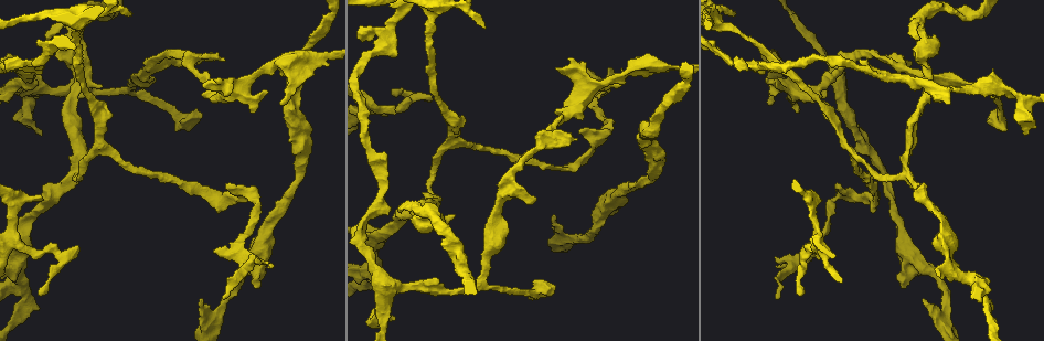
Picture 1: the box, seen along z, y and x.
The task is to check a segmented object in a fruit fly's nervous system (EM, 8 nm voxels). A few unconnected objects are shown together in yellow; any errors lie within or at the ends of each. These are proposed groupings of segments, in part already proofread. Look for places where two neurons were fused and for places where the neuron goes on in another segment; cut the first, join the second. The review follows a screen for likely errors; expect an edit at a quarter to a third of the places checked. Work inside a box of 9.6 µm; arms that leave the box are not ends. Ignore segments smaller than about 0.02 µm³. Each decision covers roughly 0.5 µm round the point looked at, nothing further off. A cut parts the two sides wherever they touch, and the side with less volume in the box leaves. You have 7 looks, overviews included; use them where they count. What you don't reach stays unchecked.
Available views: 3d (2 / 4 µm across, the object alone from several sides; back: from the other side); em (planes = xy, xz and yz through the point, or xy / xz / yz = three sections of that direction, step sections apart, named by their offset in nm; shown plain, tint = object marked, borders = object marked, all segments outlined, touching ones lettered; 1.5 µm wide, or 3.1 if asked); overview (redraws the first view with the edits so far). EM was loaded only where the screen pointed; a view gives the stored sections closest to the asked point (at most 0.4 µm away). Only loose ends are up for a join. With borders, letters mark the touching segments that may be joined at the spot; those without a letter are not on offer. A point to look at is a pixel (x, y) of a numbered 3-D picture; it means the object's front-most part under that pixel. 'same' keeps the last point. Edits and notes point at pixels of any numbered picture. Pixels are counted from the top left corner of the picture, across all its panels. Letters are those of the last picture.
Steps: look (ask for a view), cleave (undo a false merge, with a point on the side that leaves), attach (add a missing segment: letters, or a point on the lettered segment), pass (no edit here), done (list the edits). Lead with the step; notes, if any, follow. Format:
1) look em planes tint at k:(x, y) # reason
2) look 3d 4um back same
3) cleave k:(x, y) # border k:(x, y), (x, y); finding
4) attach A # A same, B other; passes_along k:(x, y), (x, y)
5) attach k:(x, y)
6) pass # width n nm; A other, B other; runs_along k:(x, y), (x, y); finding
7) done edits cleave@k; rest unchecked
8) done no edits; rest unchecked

look em planes borders at 1:(558, 67) # branch stops here

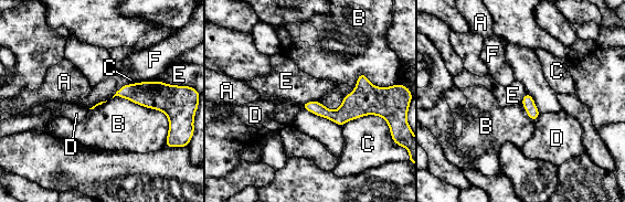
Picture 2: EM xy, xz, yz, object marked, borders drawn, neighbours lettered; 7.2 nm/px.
pass # A other, B other, C other, D other, E other, F other; border 2:(135, 82), (123, 85), (112, 97); no lettered segment goes on from it

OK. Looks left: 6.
look 3d 2um back at 1:(544, 136) # arms part here

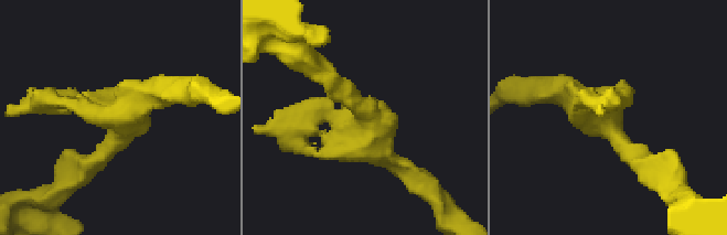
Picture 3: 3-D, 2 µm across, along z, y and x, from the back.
look em planes plain at 3:(119, 120) # need the tissue

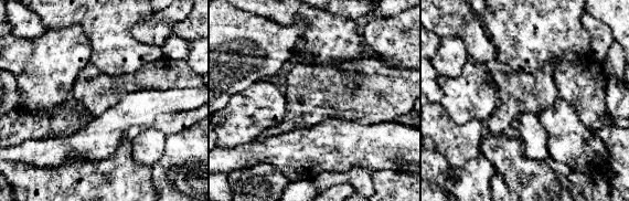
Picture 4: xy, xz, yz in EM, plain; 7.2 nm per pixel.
look em planes borders same

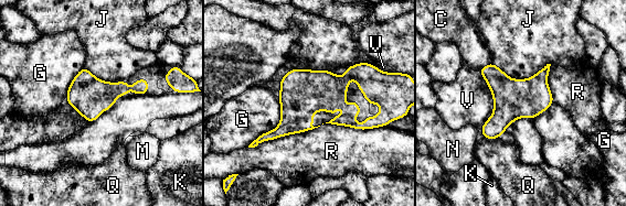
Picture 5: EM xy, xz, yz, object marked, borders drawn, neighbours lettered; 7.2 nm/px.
pass # C other, G other, J other, K other, M other, N other, Q other, R other, V other; runs_along 5:(373, 98), (348, 76), (260, 139); continuous, no second neuron

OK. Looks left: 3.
look 3d 4um back at 1:(395, 113) # an open end

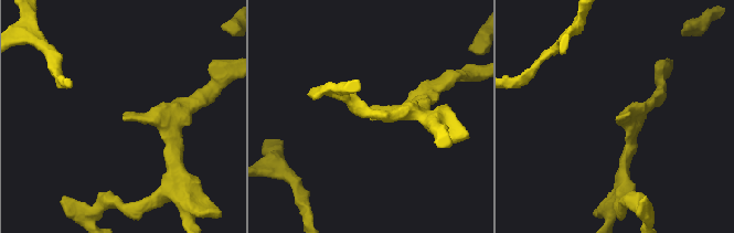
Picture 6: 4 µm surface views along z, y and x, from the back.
look em planes borders at 6:(617, 116) # shape alone is not enough

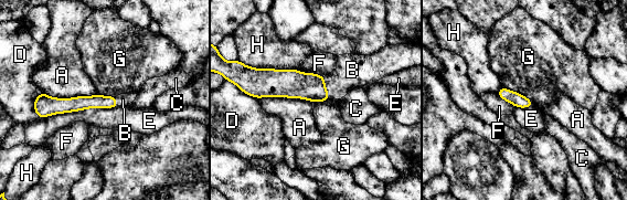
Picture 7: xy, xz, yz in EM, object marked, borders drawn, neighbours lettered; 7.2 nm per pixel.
attach B # longest_contact E 600 nm; A other, B same, C other, D other, E other, F other, G other, H other; passes_along 7:(291, 83), (325, 87), (352, 70); the neuron continues

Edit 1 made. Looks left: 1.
done edits attach@7; rest unchecked

